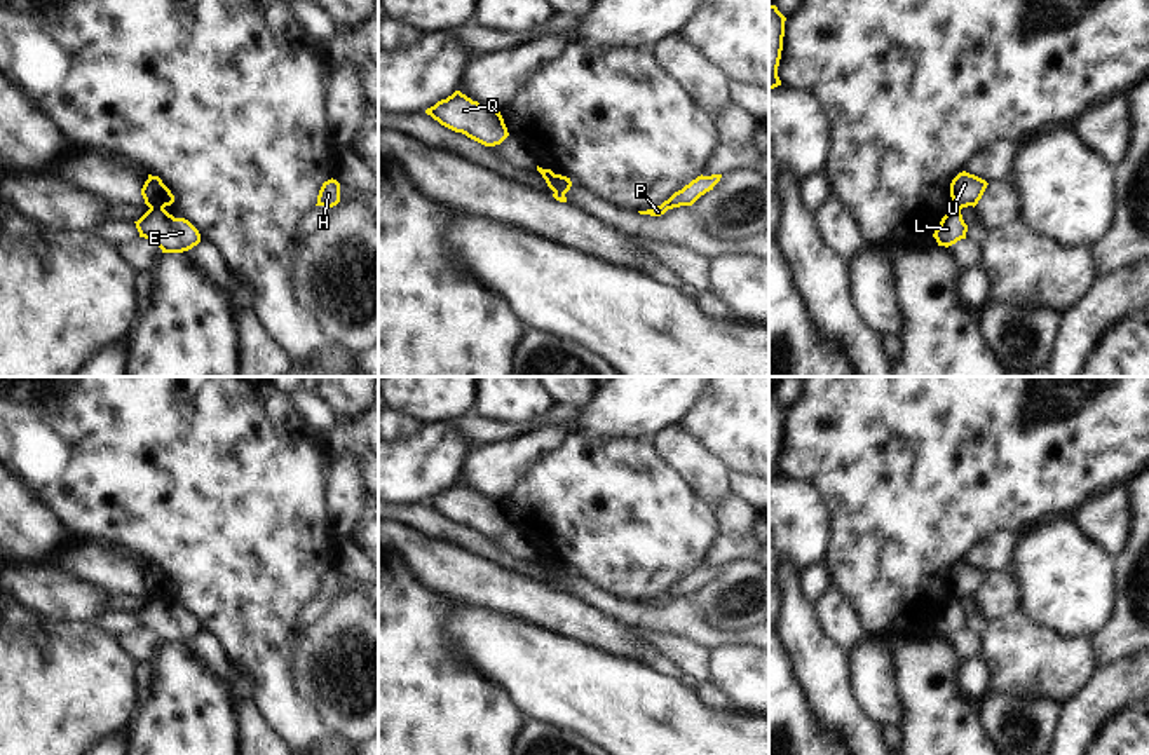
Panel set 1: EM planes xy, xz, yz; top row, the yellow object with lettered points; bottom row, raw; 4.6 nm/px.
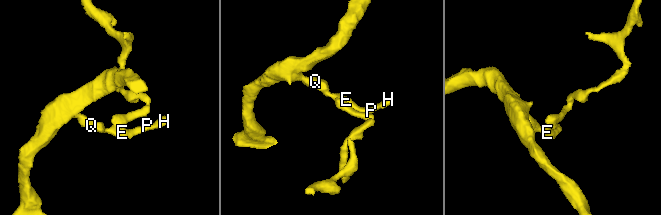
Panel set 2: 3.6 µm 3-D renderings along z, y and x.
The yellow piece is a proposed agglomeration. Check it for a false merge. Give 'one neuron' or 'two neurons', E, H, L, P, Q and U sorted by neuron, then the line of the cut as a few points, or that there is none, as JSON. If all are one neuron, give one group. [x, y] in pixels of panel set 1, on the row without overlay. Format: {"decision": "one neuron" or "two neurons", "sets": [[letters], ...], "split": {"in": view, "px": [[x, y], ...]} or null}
{"decision": "two neurons", "sets": [["E", "H", "L", "P", "Q"], ["U"]], "split": {"in": "xy", "px": [[150, 597], [163, 598]]}}

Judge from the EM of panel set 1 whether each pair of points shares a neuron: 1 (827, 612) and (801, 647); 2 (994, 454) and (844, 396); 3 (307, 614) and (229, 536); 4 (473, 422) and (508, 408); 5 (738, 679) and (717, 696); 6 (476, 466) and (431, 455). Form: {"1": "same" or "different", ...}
{"1": "different", "2": "same", "3": "different", "4": "different", "5": "different", "6": "different"}

